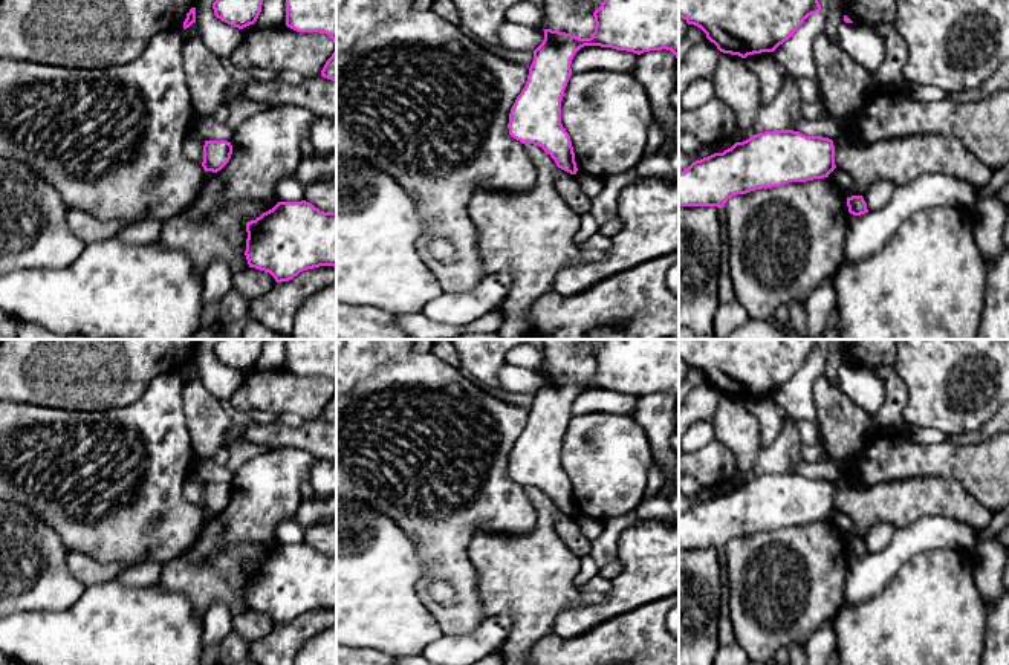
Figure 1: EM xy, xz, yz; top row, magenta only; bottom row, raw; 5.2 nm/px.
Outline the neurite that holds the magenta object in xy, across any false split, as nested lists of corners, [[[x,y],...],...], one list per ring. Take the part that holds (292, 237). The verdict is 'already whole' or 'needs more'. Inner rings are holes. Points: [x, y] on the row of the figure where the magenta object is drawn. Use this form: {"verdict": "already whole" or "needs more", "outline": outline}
{"verdict": "already whole", "outline": [[[278,202],[272,209],[246,223],[246,260],[249,268],[269,272],[277,283],[289,281],[300,272],[336,268],[336,212],[324,212],[312,203]]]}

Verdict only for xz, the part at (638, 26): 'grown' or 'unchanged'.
unchanged

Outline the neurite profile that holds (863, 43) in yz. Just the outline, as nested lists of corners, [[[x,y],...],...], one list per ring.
[[[842,21],[839,24],[839,46],[871,73],[884,60],[884,41],[868,26]]]

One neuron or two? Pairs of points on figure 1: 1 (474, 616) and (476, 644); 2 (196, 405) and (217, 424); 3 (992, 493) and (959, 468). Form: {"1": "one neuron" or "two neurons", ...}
{"1": "two neurons", "2": "one neuron", "3": "one neuron"}

